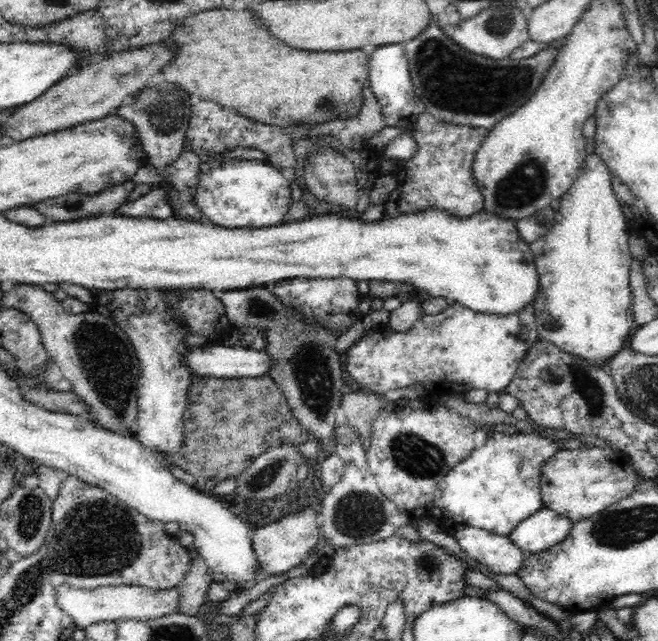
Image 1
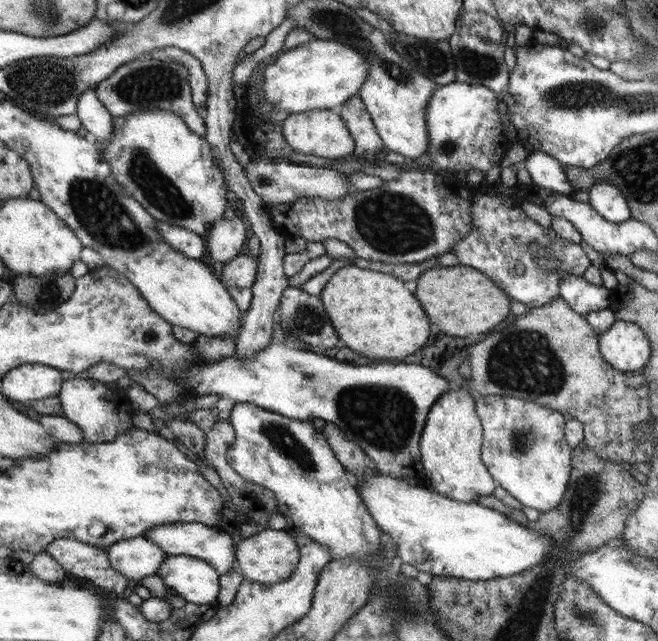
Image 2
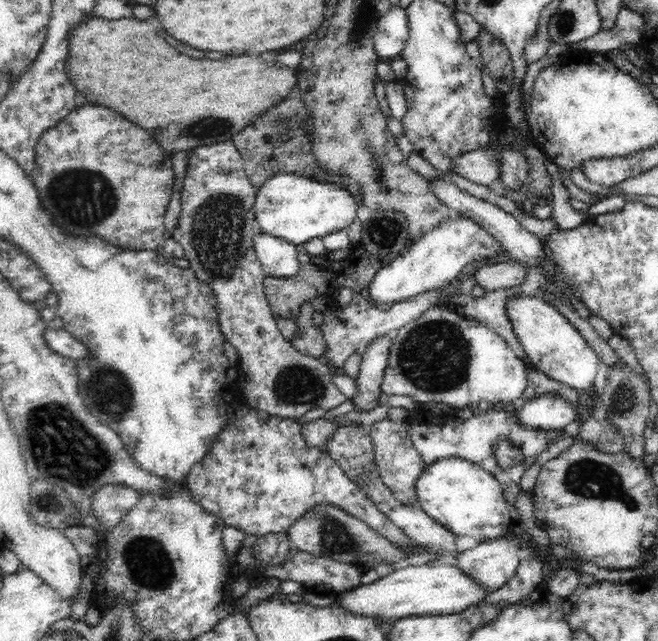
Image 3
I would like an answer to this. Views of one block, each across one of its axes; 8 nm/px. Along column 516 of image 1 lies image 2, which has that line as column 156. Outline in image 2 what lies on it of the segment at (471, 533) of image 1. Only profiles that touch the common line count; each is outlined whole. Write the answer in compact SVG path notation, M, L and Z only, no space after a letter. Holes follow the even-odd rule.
M145 536L123 540L108 548L109 560L114 569L139 584L144 578L161 570L168 554Z

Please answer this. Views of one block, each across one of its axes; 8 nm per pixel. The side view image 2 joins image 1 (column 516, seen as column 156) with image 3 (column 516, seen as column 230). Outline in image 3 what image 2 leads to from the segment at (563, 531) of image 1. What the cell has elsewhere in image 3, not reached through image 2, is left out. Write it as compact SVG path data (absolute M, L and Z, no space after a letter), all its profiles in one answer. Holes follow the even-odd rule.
M514 536L478 541L476 547L458 554L456 564L458 569L482 585L482 589L494 592L518 570L519 548L520 539Z

